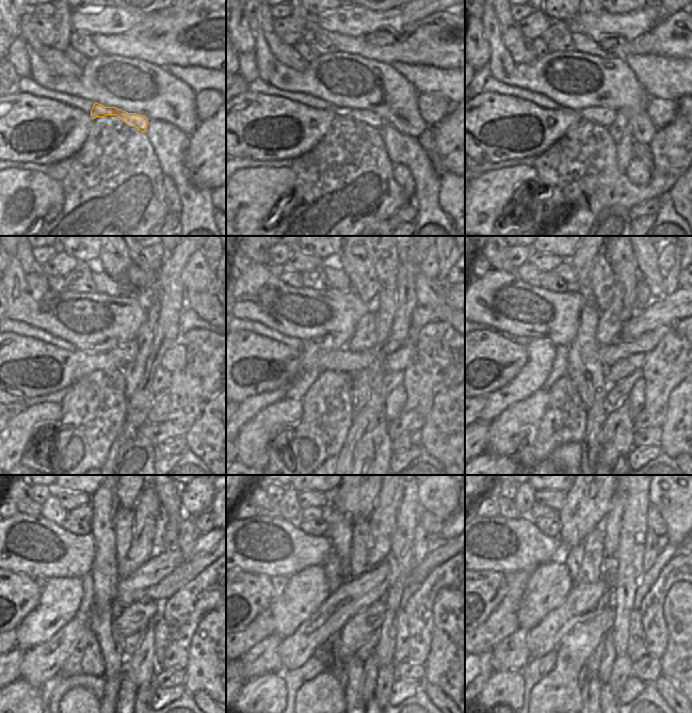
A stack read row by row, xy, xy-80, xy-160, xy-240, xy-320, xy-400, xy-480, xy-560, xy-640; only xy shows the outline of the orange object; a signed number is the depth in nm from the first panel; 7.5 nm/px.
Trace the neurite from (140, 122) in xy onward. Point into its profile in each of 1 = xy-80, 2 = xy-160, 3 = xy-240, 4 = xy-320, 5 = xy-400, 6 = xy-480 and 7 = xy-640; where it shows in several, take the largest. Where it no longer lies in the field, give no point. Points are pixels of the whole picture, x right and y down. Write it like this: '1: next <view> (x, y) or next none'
1: next xy-80 (368, 117)
2: next xy-160 (601, 115)
3: next xy-240 (126, 353)
4: next xy-320 (364, 338)
5: next xy-400 (609, 327)
6: next xy-480 (145, 511)
7: next xy-640 (613, 518)

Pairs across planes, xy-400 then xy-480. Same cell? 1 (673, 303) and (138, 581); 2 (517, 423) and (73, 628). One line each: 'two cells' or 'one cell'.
1: one cell
2: one cell

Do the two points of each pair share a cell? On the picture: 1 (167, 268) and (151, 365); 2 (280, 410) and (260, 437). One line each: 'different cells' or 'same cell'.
1: same cell
2: same cell

